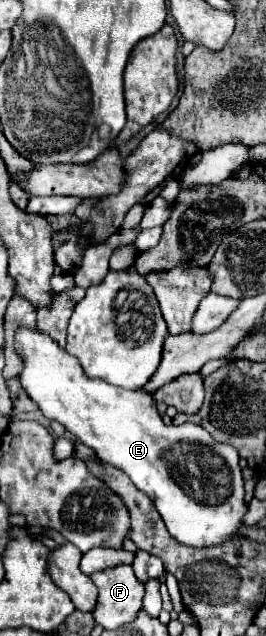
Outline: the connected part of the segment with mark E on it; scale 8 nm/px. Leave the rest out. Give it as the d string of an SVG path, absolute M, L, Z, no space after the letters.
M18 329L16 347L26 363L20 373L22 387L28 391L30 399L38 403L44 417L50 421L60 421L78 441L94 449L104 465L112 465L124 471L140 491L154 499L166 529L176 541L188 547L218 547L228 539L240 537L240 529L244 525L242 519L248 513L248 503L244 501L244 479L238 465L240 457L232 445L214 443L210 433L196 423L164 425L156 411L156 401L146 389L130 391L86 377L76 357L70 357L64 349L58 347L58 343L44 337L44 333L36 329Z

